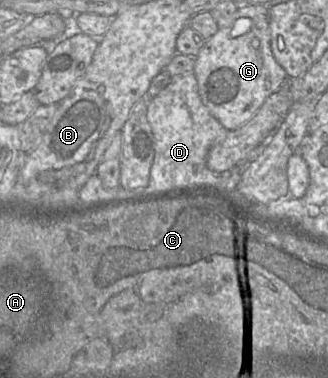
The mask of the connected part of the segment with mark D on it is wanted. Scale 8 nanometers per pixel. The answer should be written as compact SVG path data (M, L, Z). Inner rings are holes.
M193 72L171 77L170 83L154 98L148 101L147 120L152 129L155 149L148 185L143 189L135 190L125 190L122 186L110 189L103 186L97 174L93 174L78 193L82 211L107 203L148 199L161 195L195 190L212 189L224 196L225 193L220 189L220 185L222 180L221 175L226 173L226 171L211 171L206 165L206 158L209 150L221 142L229 131L219 123L202 103L198 92L197 80Z

